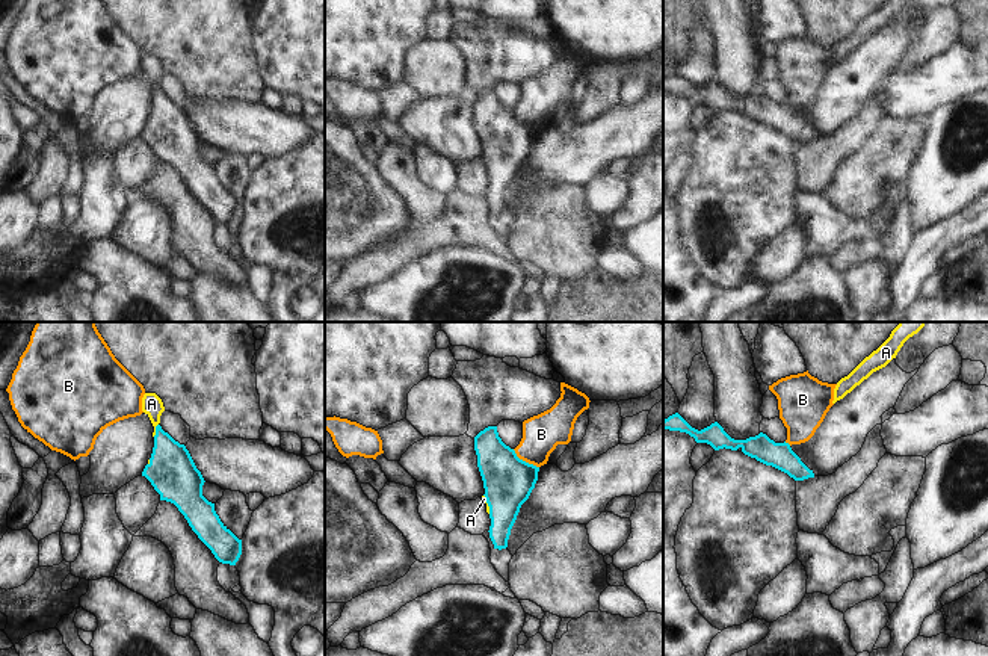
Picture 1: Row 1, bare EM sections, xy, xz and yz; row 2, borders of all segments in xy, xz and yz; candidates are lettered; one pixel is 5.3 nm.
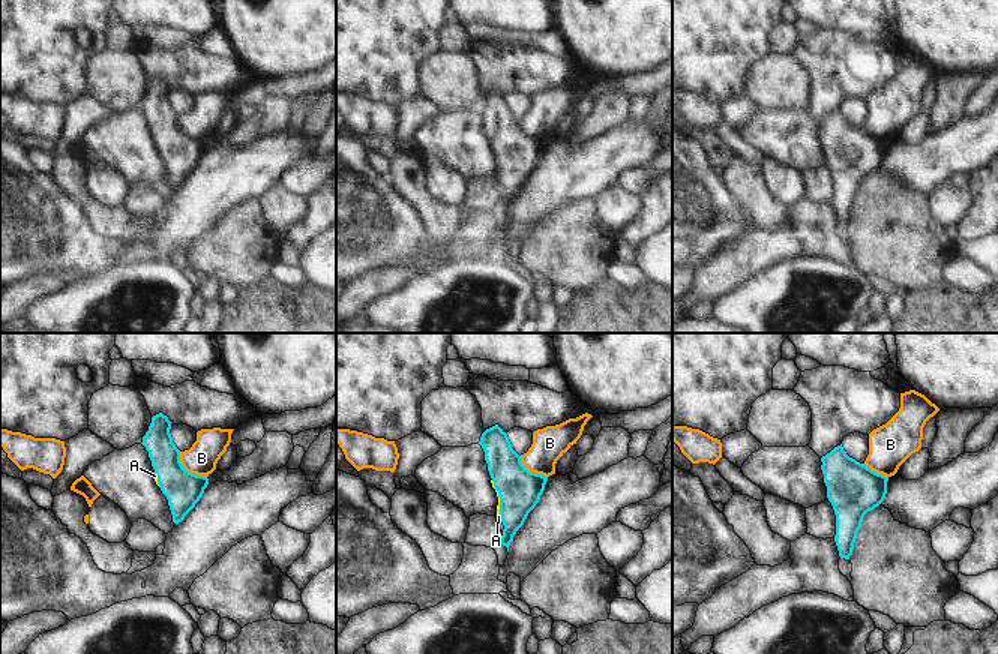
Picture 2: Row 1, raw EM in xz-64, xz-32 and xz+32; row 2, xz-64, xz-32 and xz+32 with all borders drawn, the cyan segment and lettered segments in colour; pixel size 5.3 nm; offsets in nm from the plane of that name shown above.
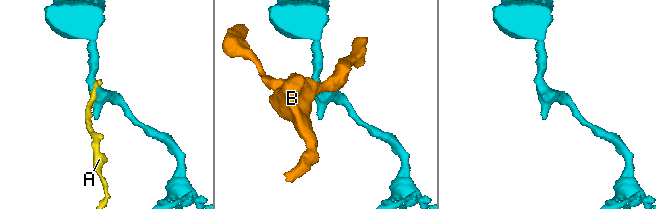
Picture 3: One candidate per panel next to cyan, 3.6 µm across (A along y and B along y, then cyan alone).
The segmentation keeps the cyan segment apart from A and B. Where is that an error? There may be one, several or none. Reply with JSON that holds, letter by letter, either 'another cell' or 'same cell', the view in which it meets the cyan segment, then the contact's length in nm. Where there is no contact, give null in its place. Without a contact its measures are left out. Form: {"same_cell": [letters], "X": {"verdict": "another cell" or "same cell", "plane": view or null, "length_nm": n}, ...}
{"same_cell": ["A"], "A": {"verdict": "same cell", "plane": "xy", "length_nm": 80}, "B": {"verdict": "another cell", "plane": "xz", "length_nm": 170}}

